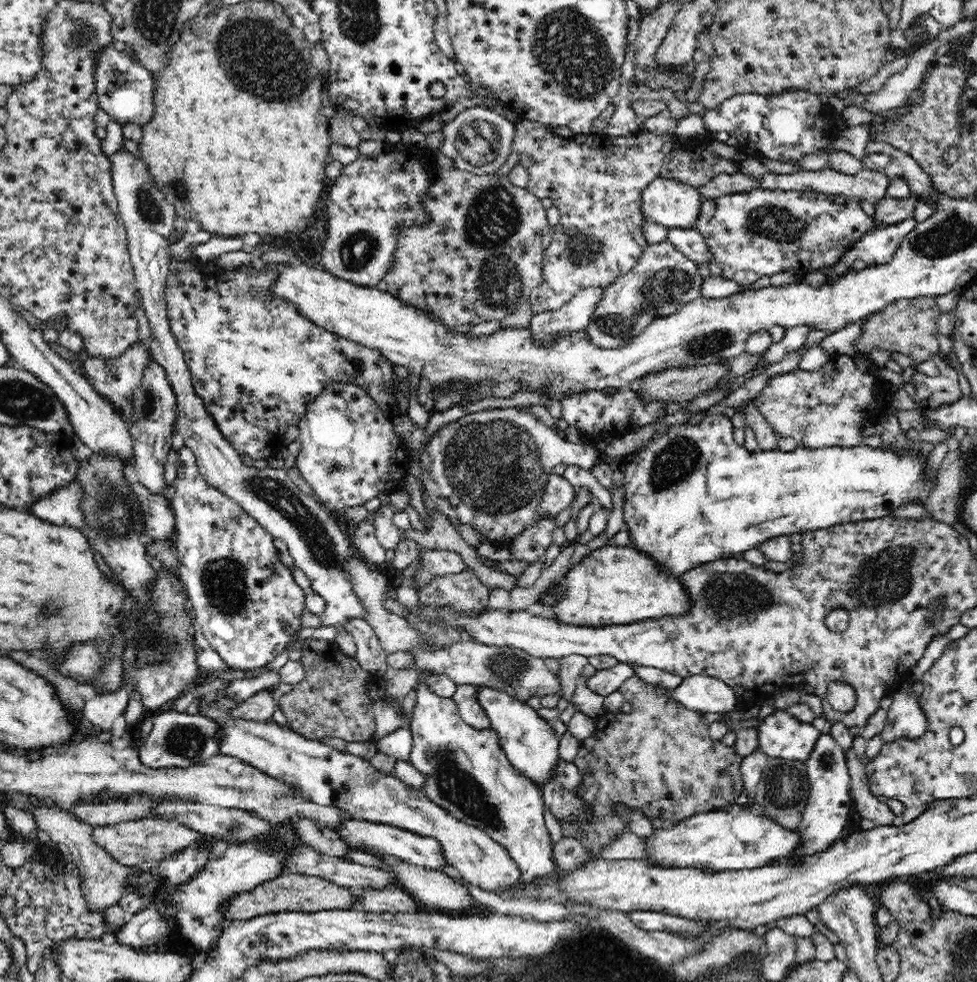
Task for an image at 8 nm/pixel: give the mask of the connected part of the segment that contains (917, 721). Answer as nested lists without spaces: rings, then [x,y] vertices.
[[[911,687],[902,688],[892,696],[892,704],[887,710],[887,723],[881,732],[883,743],[912,740],[927,731],[927,720],[921,711],[919,697],[912,693]]]

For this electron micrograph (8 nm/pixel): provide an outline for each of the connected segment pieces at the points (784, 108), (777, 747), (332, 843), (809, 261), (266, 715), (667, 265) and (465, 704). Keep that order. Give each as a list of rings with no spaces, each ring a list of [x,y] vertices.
[[[788,89],[774,95],[734,95],[721,102],[715,109],[703,114],[705,128],[714,133],[726,131],[740,142],[738,149],[750,158],[766,157],[783,163],[799,162],[806,155],[816,153],[837,139],[842,126],[837,124],[837,112],[830,104],[824,104],[818,94],[801,89]]]
[[[776,708],[758,726],[759,751],[769,758],[805,762],[813,754],[821,731]]]
[[[292,818],[292,820],[286,820],[282,823],[298,825],[300,831],[304,833],[304,839],[320,854],[338,858],[343,858],[350,854],[350,845],[338,835],[338,831],[325,828],[319,822],[314,822],[309,818]]]
[[[755,189],[751,192],[733,193],[716,199],[703,200],[700,216],[698,216],[694,228],[704,236],[708,249],[710,249],[710,252],[714,255],[714,262],[720,265],[720,268],[722,269],[722,274],[724,275],[723,278],[737,282],[743,287],[752,287],[752,284],[756,282],[756,280],[762,278],[762,276],[772,277],[774,274],[780,273],[780,270],[784,272],[784,270],[790,270],[790,268],[794,268],[794,270],[796,270],[796,268],[804,268],[806,272],[814,272],[814,270],[820,270],[822,266],[824,266],[824,268],[835,266],[841,260],[844,252],[848,252],[848,250],[850,250],[850,248],[852,248],[852,246],[854,246],[866,232],[872,232],[877,226],[878,224],[876,224],[876,221],[862,210],[858,201],[850,200],[846,197],[826,195],[824,193],[813,191]]]
[[[272,689],[260,690],[254,696],[247,698],[242,703],[229,710],[229,716],[237,716],[244,720],[264,722],[271,720],[274,710],[278,708],[277,697]]]
[[[666,240],[650,244],[635,268],[602,290],[602,300],[592,314],[590,324],[584,328],[588,339],[605,349],[624,345],[654,319],[668,316],[686,303],[700,299],[703,283],[697,263],[678,251],[672,243]]]
[[[461,684],[456,686],[456,691],[452,698],[457,704],[457,711],[468,725],[475,729],[490,728],[490,719],[486,710],[480,705],[478,697],[478,685]]]

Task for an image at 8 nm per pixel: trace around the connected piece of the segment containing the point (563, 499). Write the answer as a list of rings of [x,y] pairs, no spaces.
[[[552,474],[544,490],[541,503],[537,508],[535,520],[540,518],[554,518],[558,516],[564,508],[568,508],[574,500],[574,487],[560,475]]]

